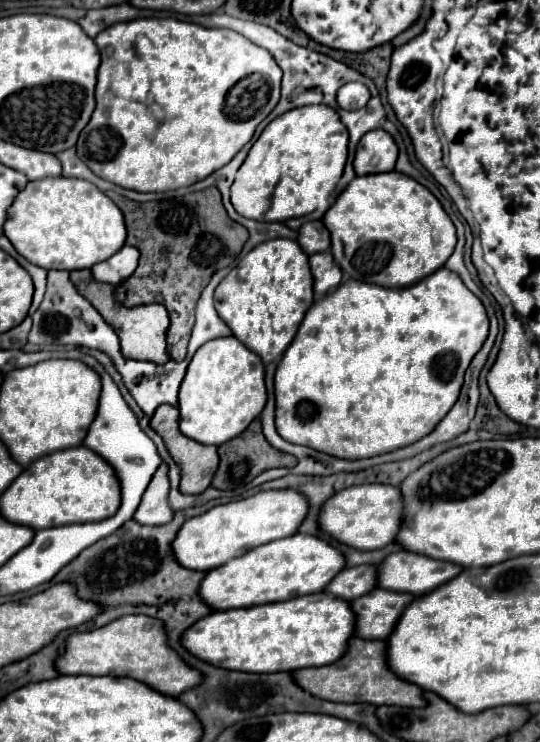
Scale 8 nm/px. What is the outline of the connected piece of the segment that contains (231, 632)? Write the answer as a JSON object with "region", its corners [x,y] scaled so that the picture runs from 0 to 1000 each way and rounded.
{"region":[[[594,796],[461,821],[394,823],[343,850],[339,869],[369,888],[431,904],[513,907],[598,899],[598,894],[620,894],[643,877],[643,861],[654,858],[657,829],[650,829],[643,813]]]}

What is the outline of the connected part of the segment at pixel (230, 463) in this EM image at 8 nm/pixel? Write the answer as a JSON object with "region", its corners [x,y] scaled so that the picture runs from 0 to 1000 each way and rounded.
{"region":[[[472,565],[443,589],[406,600],[406,616],[409,616],[409,624],[406,624],[406,632],[391,651],[398,659],[435,659],[443,654],[465,651],[465,646],[472,646],[480,637],[487,637],[494,632],[506,632],[506,629],[535,629],[539,632],[550,624],[550,619],[543,613],[513,608],[509,602],[502,602],[494,597],[494,592],[487,589],[480,565]]]}

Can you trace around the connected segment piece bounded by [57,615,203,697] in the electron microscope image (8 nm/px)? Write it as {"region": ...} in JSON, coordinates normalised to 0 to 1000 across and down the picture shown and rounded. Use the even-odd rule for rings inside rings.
{"region":[[[231,829],[187,848],[135,853],[124,864],[120,877],[106,888],[106,902],[120,910],[206,910],[243,912],[272,920],[276,926],[331,939],[346,926],[376,920],[376,910],[350,899],[324,875],[313,872],[306,840],[272,829]]]}

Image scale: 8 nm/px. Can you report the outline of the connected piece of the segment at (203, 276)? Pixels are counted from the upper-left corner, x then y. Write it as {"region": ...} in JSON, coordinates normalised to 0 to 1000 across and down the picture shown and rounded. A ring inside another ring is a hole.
{"region":[[[209,257],[198,263],[231,290],[235,330],[246,330],[261,338],[257,360],[235,379],[217,384],[213,400],[231,414],[254,414],[269,408],[306,411],[317,427],[309,451],[313,478],[324,487],[339,487],[346,478],[354,441],[361,435],[361,408],[376,387],[402,363],[424,360],[435,352],[461,314],[457,309],[343,309],[343,271],[328,274],[328,268],[302,268],[250,274]],[[302,333],[309,333],[309,341],[298,341]]]}

